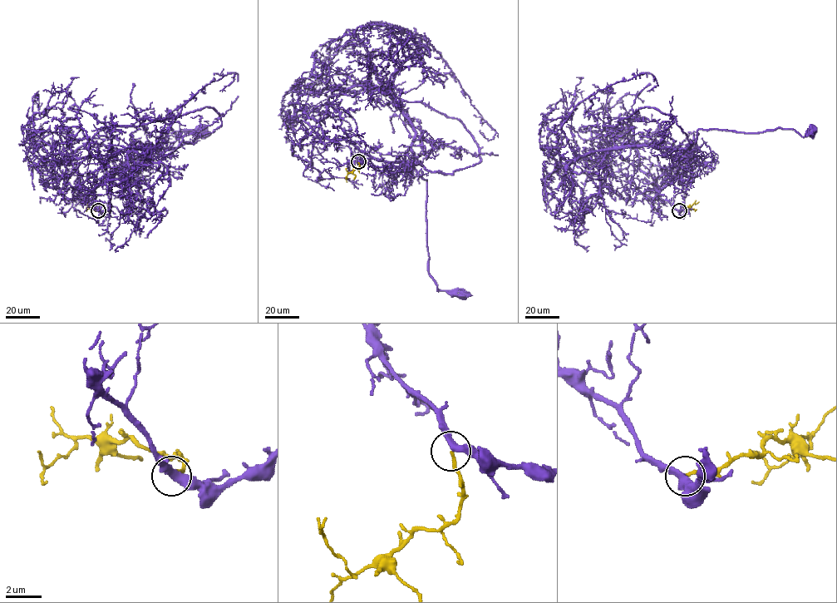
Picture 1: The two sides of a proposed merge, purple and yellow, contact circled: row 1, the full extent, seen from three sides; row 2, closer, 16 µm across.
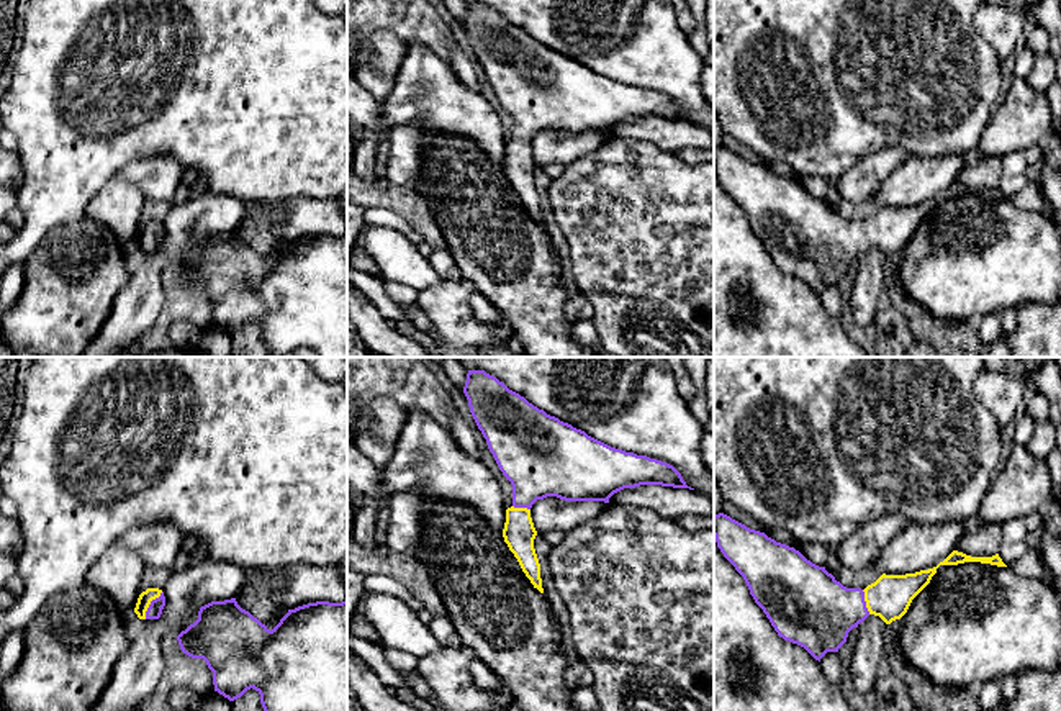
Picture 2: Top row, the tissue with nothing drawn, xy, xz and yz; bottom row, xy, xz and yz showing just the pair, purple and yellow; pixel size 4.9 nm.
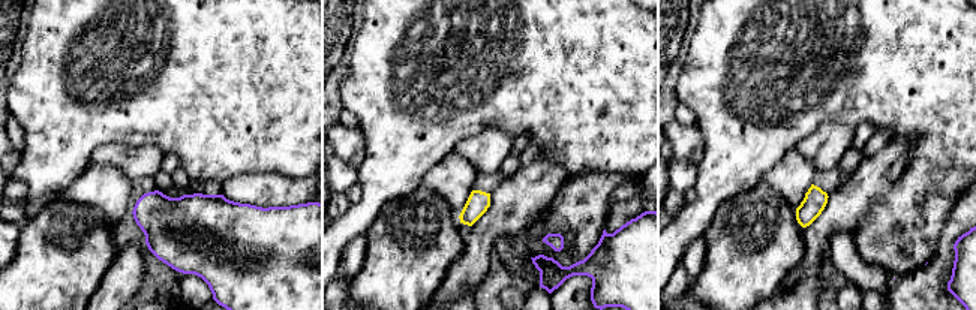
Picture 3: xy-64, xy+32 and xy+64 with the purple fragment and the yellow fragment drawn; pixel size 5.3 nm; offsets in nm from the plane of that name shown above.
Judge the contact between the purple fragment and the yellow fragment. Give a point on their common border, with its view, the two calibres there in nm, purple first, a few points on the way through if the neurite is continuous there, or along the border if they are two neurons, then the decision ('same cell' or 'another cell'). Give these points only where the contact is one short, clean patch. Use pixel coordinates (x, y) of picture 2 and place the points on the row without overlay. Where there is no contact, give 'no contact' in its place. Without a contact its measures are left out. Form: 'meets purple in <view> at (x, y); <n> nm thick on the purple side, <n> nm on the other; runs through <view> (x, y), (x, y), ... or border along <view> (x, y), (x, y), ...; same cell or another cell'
meets purple in xy at (149, 238); 70 nm thick on the purple side, 70 nm on the other; runs through xy (156, 240), (149, 238), (146, 230); same cell

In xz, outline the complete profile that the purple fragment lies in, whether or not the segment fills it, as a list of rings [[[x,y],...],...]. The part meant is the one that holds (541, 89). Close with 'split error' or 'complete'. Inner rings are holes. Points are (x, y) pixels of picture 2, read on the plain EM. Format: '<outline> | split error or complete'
[[[468,3],[463,26],[499,103],[512,118],[504,175],[544,226],[530,141],[537,133],[604,134],[640,118],[689,121],[670,97],[611,80],[547,48],[485,3]]] | split error

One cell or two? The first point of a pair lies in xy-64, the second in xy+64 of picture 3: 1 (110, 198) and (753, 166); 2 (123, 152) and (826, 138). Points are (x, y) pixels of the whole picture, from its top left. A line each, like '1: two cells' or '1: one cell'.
1: two cells
2: one cell

